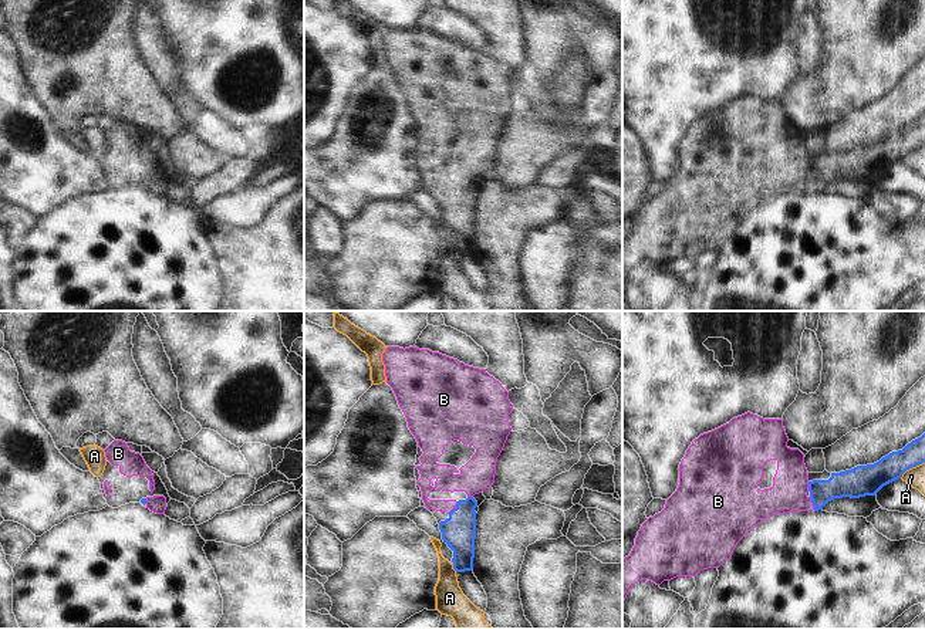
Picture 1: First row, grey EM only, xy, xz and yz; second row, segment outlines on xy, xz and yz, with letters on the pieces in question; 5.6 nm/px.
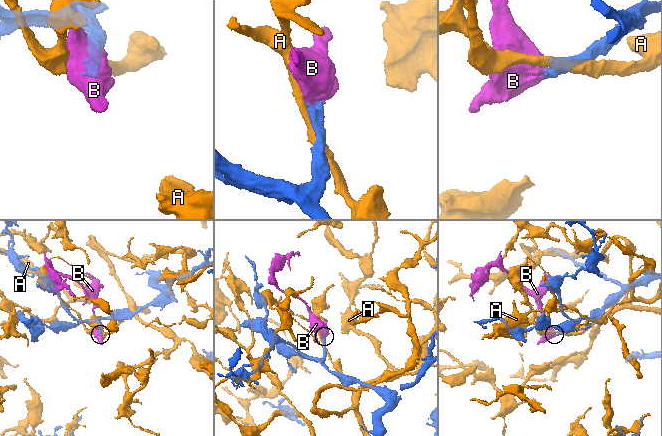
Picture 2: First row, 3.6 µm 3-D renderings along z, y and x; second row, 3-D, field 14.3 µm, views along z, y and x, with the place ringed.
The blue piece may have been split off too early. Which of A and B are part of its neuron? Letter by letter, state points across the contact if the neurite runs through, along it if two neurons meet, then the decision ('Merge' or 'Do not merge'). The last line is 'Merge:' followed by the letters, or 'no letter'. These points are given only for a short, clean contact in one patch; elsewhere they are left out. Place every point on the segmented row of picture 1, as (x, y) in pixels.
A: Do not merge
B: Path across: xz (458, 531), (453, 509), (426, 491), (478, 474). Merge
Merge: B

